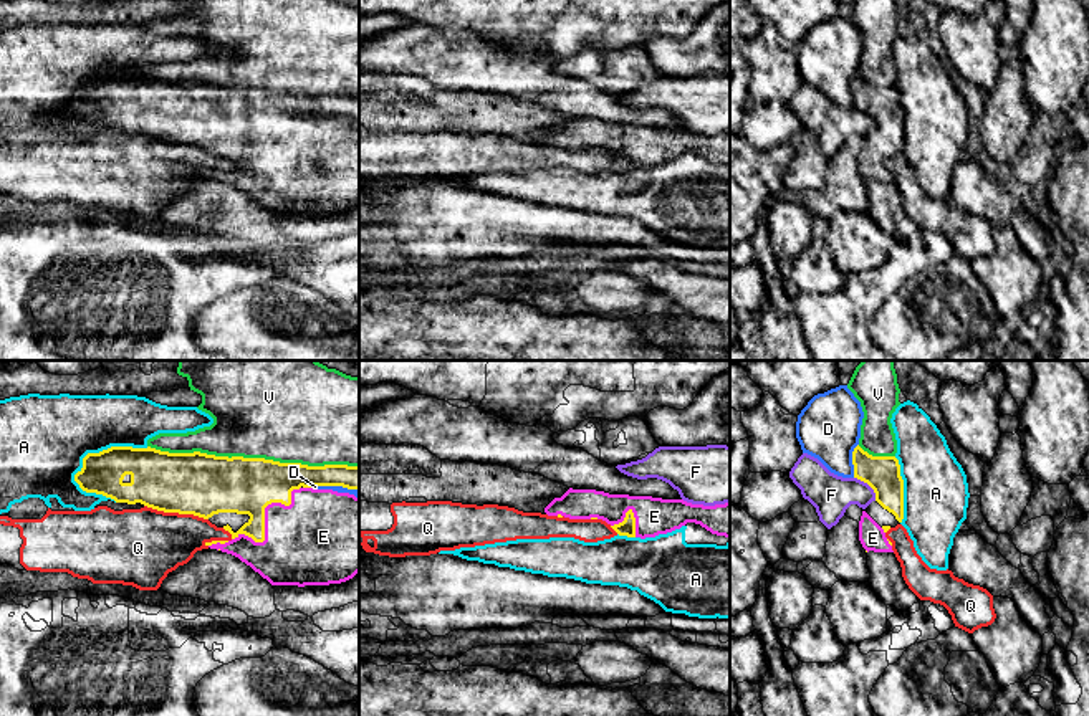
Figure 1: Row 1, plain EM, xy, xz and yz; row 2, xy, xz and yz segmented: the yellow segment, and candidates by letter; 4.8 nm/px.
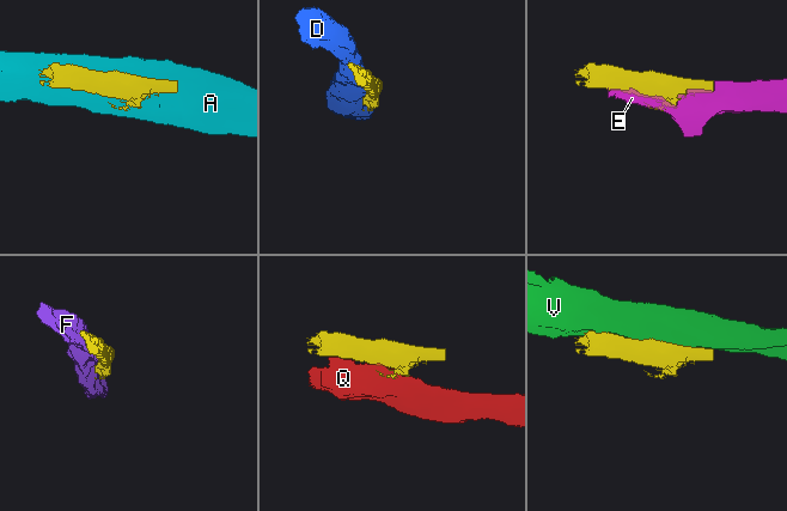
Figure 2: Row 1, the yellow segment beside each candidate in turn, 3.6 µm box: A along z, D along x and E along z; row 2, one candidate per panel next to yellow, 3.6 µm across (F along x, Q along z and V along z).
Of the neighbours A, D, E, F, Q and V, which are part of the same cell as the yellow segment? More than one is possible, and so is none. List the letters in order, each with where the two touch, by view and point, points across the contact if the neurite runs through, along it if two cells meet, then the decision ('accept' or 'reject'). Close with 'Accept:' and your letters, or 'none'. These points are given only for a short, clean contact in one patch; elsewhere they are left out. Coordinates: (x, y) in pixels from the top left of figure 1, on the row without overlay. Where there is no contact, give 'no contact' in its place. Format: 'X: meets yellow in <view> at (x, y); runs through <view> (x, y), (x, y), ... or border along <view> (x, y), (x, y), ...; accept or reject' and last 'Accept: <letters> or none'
A: meets yellow in xy at (105, 80); reject
D: meets yellow in yz at (853, 90); reject
E: meets yellow in xy at (263, 147); accept
F: meets yellow in yz at (869, 114); reject
Q: meets yellow in xy at (176, 141); reject
V: meets yellow in xy at (254, 88); reject
Accept: E

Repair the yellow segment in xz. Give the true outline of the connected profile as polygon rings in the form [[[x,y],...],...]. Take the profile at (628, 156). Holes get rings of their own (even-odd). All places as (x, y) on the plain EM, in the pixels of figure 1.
[[[569,117],[546,137],[548,146],[569,149],[602,149],[619,165],[655,167],[695,152],[717,165],[730,167],[730,132],[703,136],[684,129],[609,124],[596,119]]]

